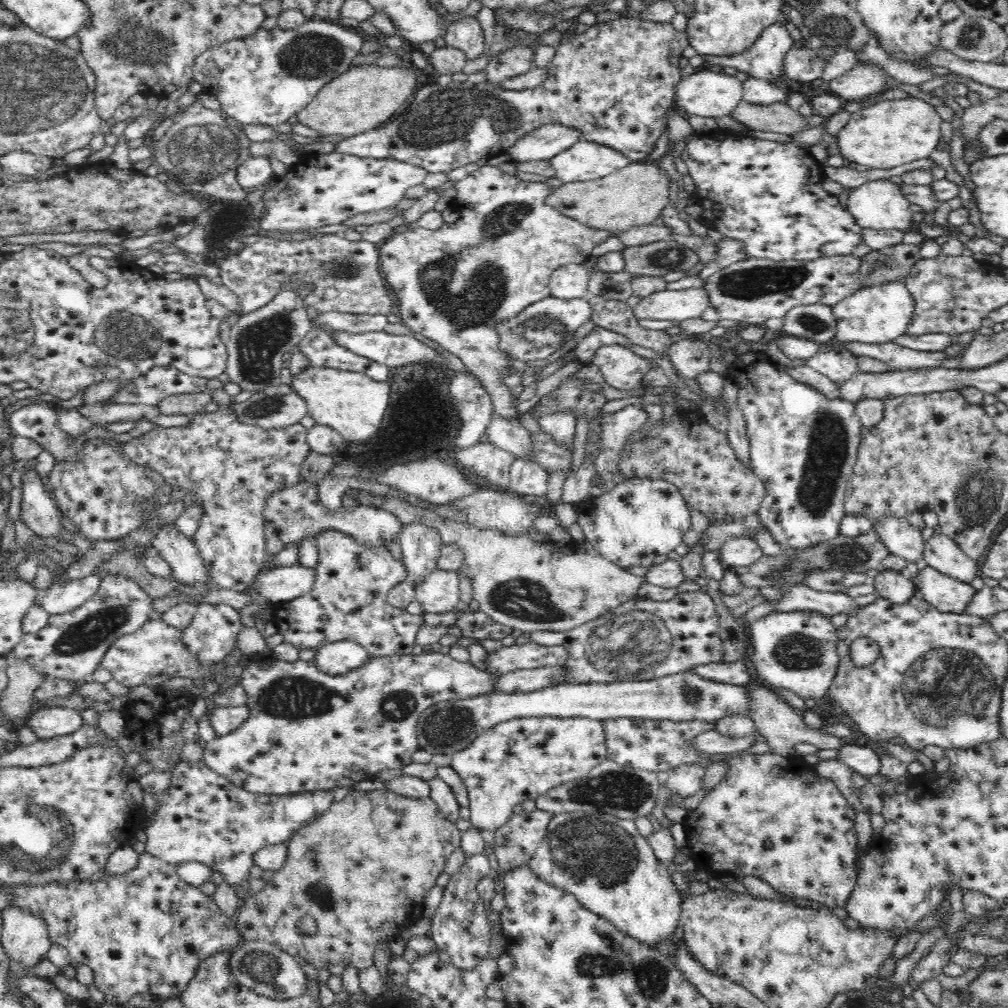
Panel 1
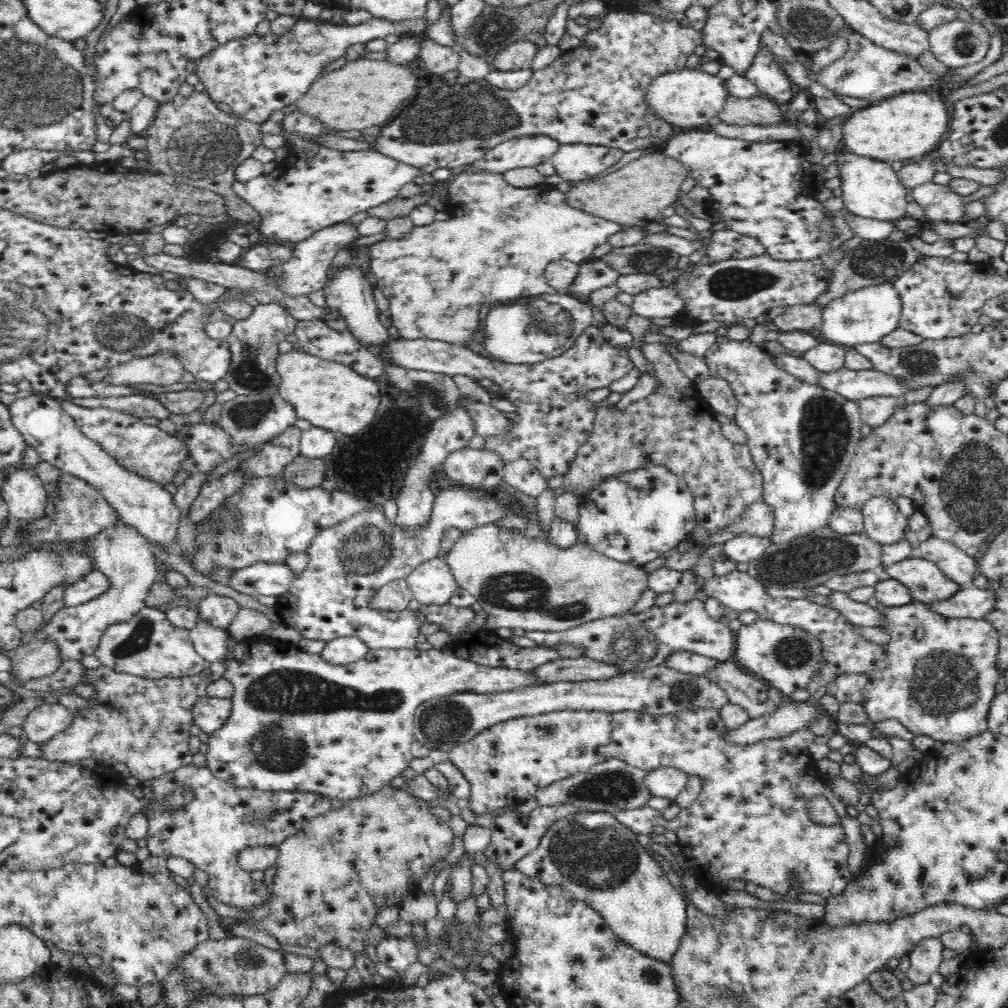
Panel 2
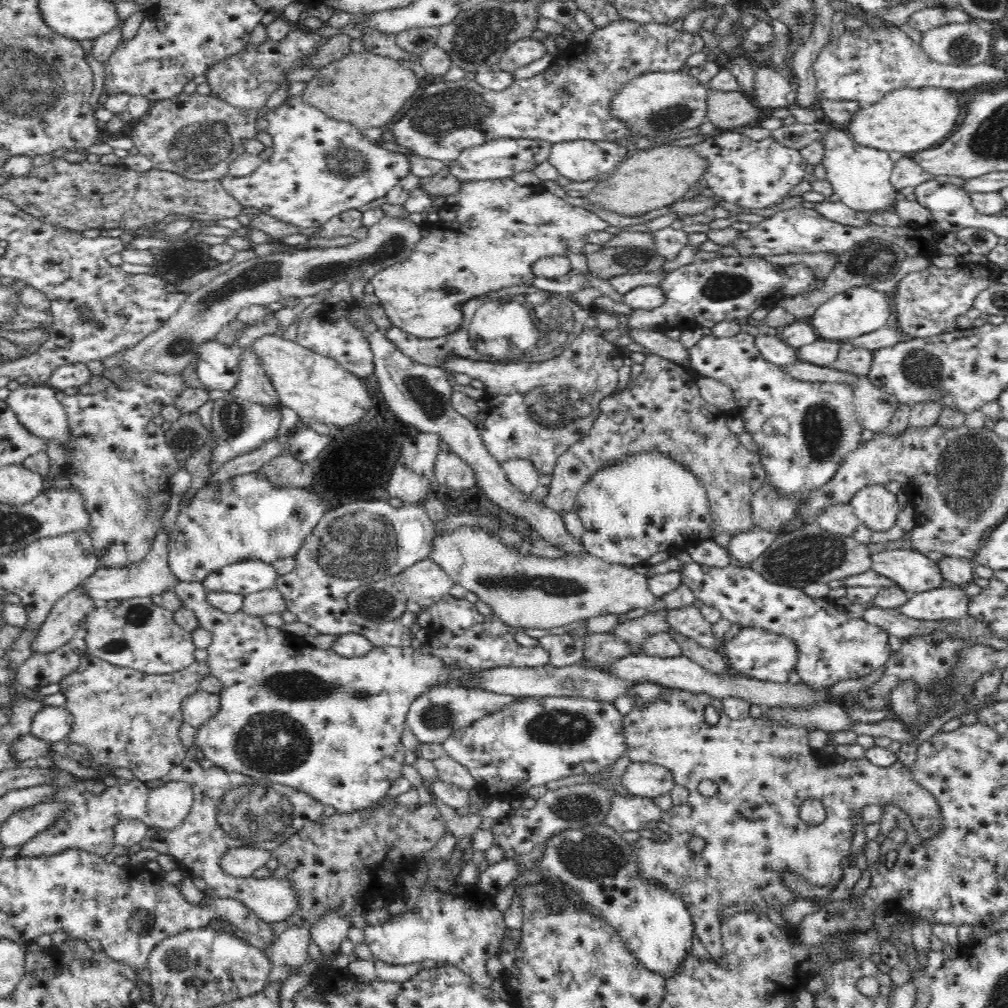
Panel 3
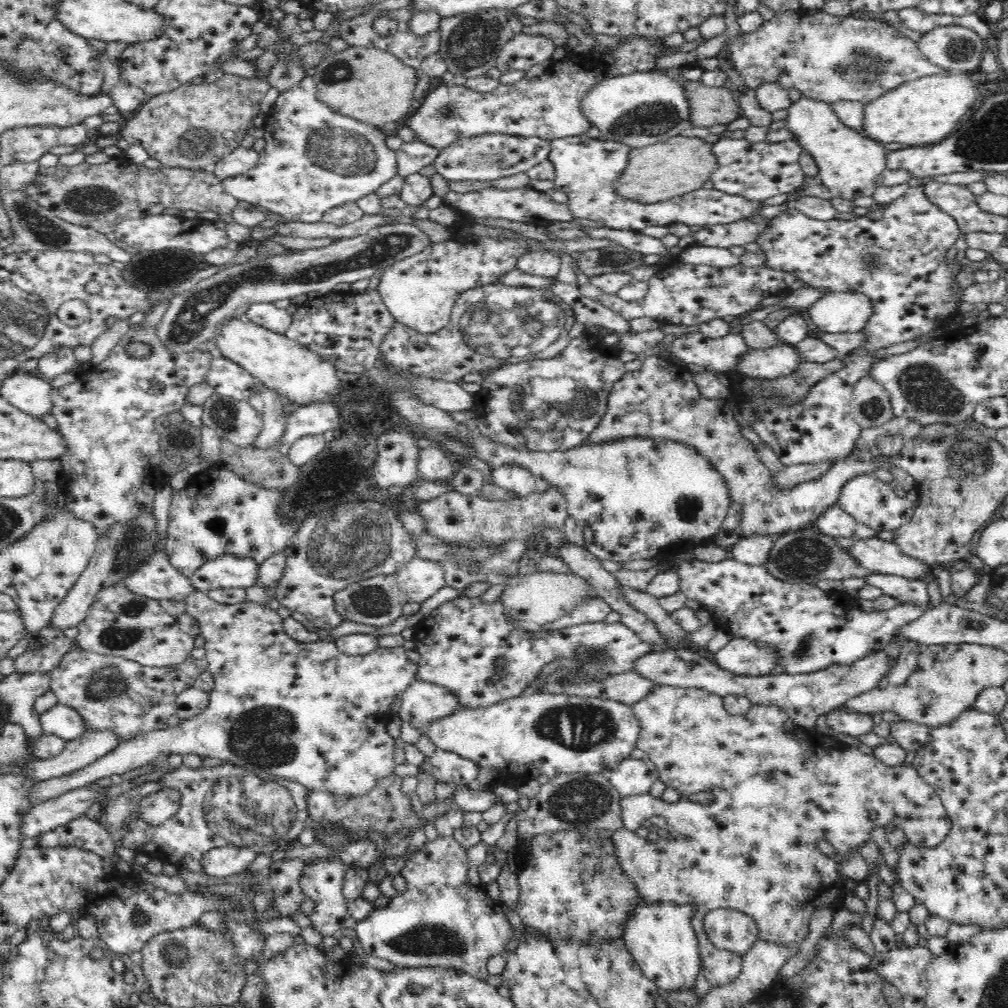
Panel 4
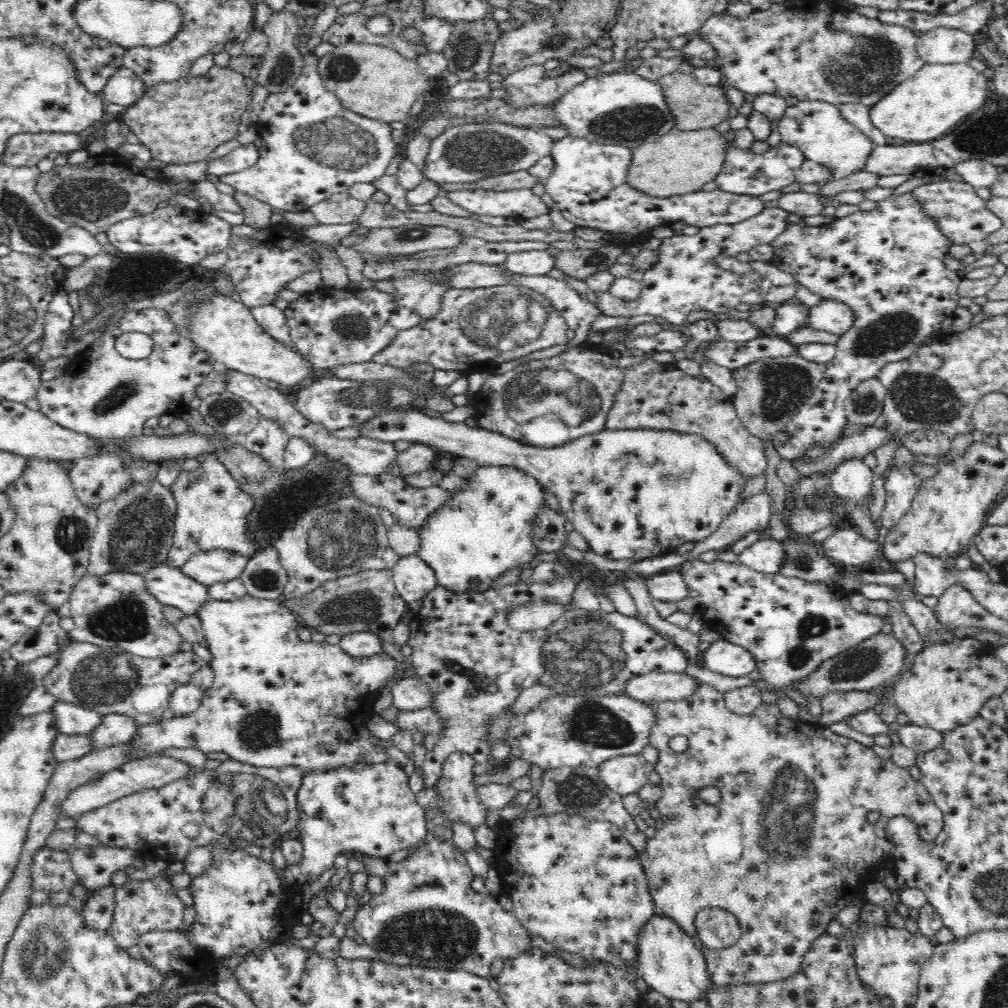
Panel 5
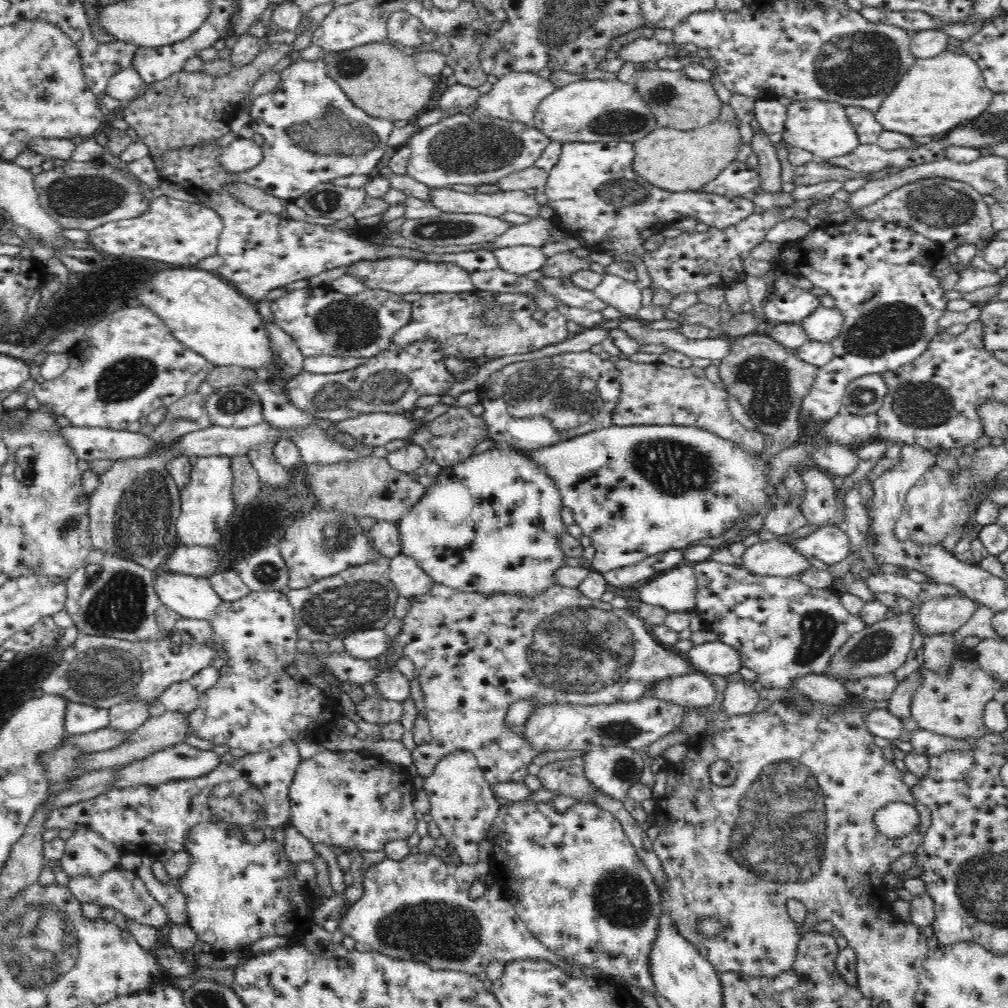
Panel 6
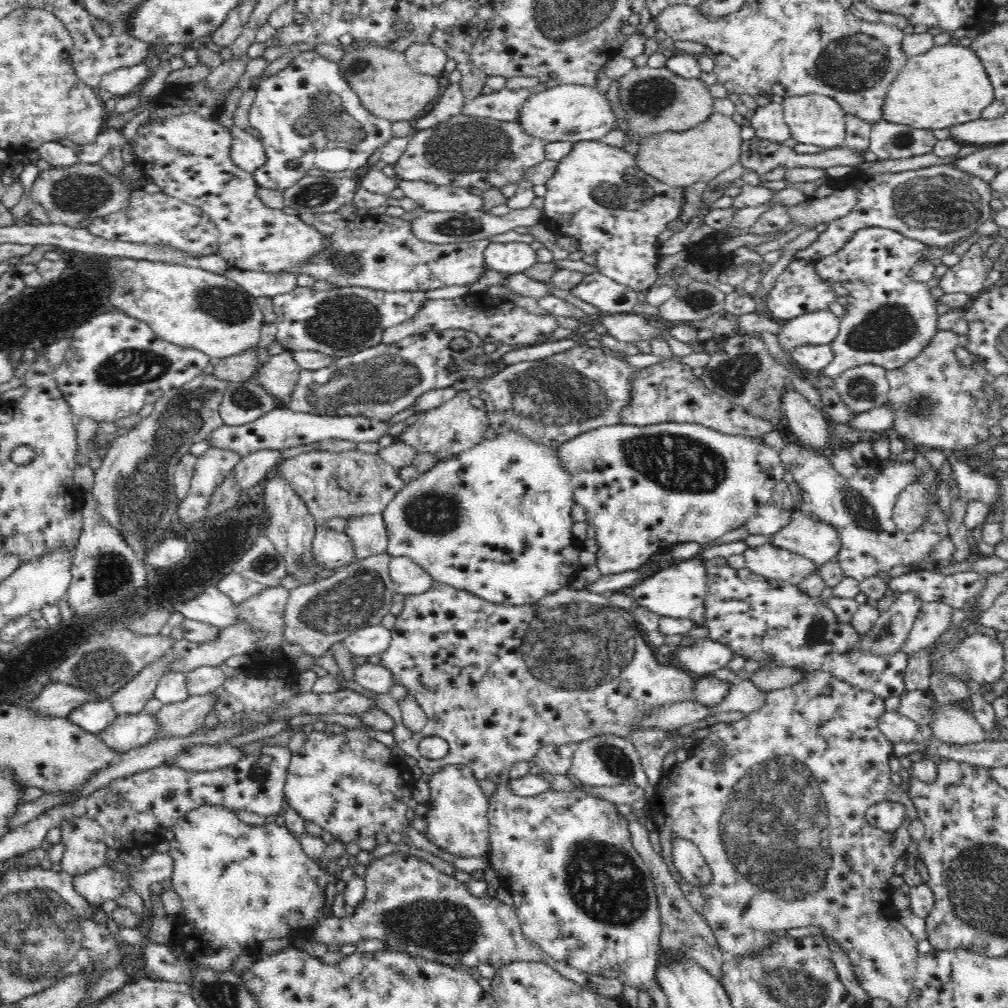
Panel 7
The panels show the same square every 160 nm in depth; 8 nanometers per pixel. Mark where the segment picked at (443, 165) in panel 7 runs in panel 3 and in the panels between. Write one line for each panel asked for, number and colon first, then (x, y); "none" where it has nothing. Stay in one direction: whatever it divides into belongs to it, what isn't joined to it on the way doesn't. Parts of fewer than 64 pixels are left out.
3: (499, 158)
4: (494, 155)
5: (469, 152)
6: (460, 149)

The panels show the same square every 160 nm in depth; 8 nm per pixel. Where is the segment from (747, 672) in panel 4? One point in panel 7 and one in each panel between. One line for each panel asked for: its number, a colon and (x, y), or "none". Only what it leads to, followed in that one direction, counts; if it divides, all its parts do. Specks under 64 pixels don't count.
5: (723, 657)
6: (716, 657)
7: (705, 656)

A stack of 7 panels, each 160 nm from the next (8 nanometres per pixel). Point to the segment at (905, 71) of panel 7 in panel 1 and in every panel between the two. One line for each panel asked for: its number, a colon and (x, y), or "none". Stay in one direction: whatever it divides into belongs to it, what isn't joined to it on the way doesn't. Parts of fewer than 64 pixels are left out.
1: (884, 134)
2: (906, 125)
3: (907, 120)
4: (925, 110)
5: (931, 103)
6: (934, 95)

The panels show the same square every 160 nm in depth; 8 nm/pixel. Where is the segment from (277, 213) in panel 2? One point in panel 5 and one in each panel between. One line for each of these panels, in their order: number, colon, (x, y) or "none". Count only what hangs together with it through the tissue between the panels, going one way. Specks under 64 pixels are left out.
3: (293, 185)
4: (285, 181)
5: (307, 114)

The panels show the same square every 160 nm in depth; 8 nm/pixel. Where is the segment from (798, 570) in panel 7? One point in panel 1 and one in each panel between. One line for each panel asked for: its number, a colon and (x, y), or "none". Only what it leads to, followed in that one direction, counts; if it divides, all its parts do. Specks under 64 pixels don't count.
1: (744, 551)
2: (741, 548)
3: (748, 546)
4: (755, 550)
5: (766, 556)
6: (774, 558)

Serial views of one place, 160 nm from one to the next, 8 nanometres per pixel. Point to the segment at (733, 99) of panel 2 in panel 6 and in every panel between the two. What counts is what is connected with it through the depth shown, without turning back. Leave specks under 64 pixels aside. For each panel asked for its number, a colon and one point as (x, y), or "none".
3: (726, 110)
4: (709, 106)
5: (693, 106)
6: (676, 102)

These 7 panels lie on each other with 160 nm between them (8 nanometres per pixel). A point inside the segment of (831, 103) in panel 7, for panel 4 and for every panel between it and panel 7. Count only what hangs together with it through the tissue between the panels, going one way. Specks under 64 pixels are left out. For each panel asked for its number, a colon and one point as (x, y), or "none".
4: (848, 161)
5: (818, 129)
6: (822, 127)

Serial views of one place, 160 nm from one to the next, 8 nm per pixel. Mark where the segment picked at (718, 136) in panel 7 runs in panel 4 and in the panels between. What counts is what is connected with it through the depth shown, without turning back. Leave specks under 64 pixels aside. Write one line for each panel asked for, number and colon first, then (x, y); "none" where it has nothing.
4: (677, 165)
5: (680, 162)
6: (679, 160)

